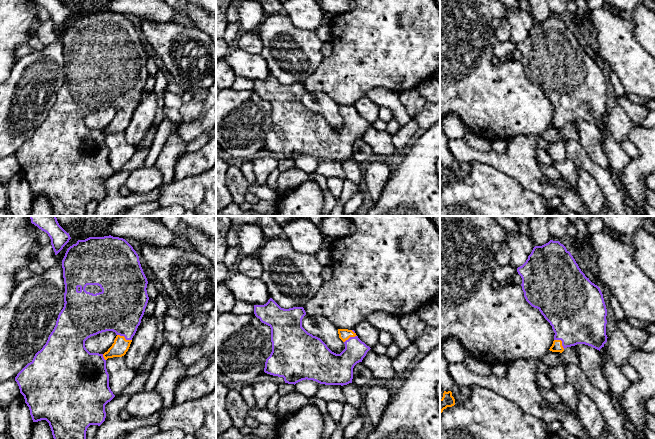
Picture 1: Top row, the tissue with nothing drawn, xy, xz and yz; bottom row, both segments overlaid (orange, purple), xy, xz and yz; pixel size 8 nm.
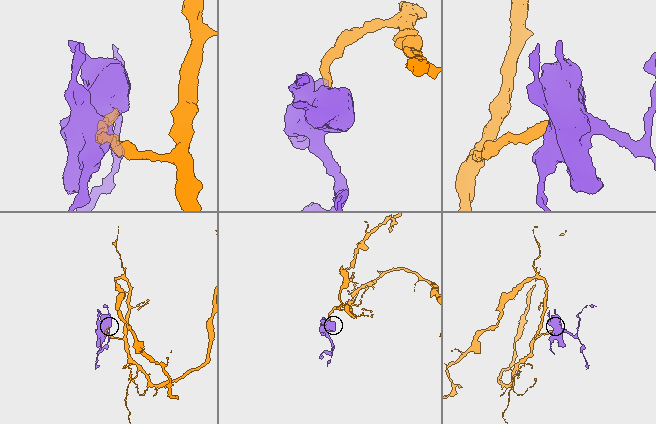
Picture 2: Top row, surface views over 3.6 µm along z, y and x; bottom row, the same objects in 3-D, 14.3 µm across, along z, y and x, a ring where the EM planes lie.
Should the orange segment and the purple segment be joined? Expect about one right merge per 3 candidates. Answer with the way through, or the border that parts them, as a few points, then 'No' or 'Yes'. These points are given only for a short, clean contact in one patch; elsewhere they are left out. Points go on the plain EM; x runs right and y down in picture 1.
Yes

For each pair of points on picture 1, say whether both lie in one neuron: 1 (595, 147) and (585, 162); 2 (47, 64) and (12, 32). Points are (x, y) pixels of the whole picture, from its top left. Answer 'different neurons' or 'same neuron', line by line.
1: different neurons
2: different neurons

